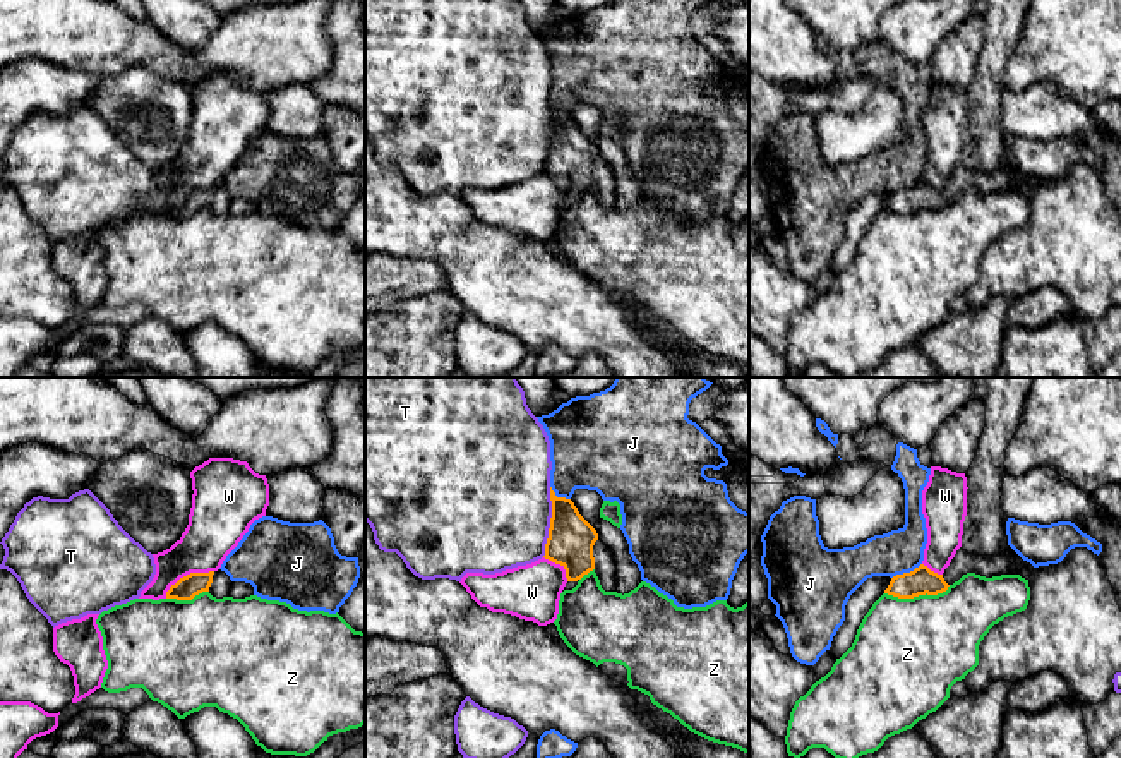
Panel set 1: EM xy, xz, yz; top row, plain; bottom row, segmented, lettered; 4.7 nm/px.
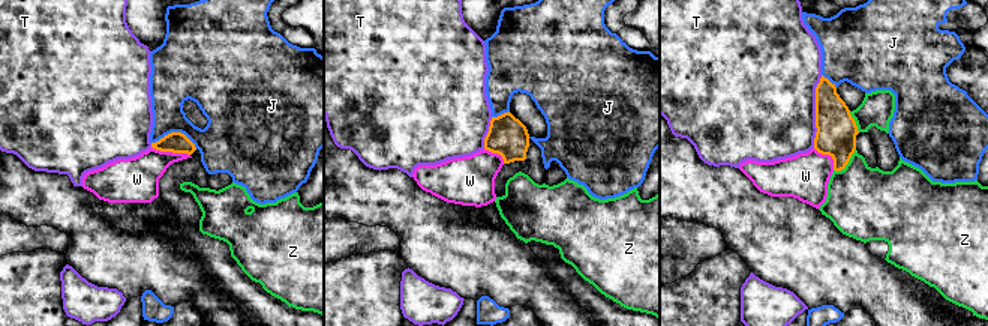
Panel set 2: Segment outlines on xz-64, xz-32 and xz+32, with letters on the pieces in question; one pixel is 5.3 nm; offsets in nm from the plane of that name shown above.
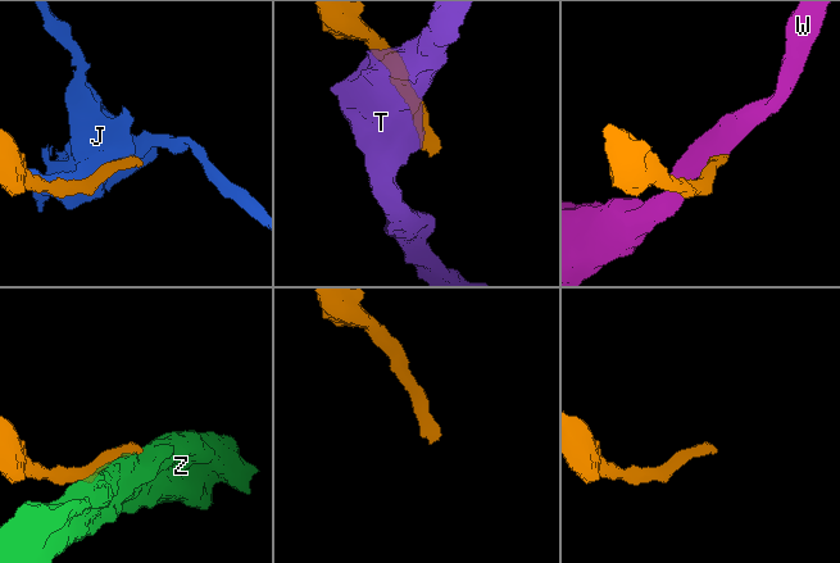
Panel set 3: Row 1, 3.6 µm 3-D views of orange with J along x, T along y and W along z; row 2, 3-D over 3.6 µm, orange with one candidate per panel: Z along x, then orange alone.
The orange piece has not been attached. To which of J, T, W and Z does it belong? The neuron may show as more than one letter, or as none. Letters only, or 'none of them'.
none of them

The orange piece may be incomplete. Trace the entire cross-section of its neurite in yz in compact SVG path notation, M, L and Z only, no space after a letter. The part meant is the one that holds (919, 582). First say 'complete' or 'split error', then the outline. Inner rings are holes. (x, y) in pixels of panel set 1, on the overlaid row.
split error; M960 547L943 575L920 564L910 573L893 576L884 593L898 599L914 599L926 593L938 595L946 592L950 585L967 573L992 578L1001 575L1016 575L1028 564L1030 562L1023 561L1016 552L999 557L974 556Z

